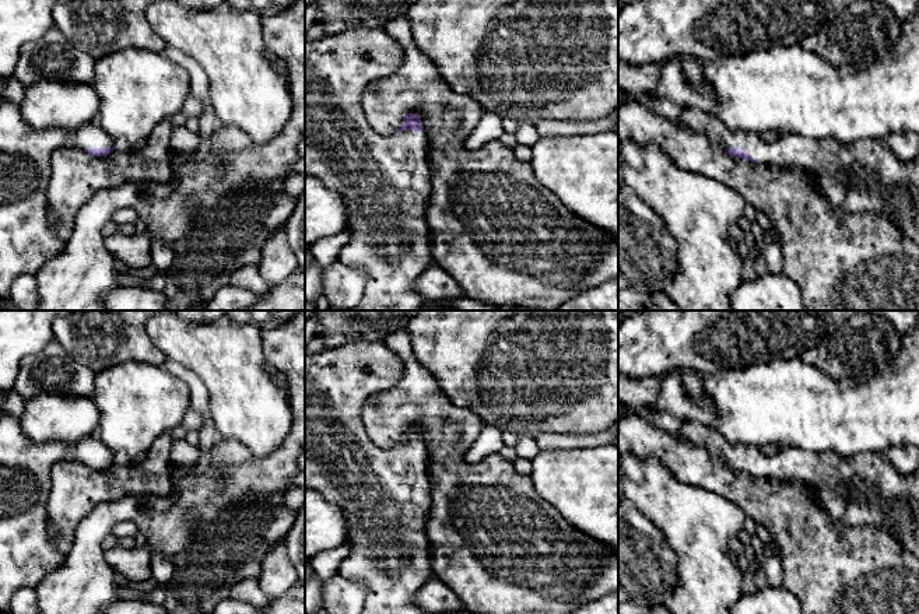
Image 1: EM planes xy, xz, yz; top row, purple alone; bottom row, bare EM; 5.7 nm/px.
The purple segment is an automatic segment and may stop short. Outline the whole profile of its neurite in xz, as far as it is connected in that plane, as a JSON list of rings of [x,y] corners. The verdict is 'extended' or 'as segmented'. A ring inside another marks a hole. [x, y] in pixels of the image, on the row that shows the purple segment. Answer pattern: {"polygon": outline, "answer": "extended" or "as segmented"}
{"polygon": [[[358,27],[318,41],[305,36],[305,178],[315,176],[341,196],[348,242],[337,259],[366,274],[359,304],[347,310],[427,310],[428,301],[413,290],[414,280],[434,263],[427,224],[431,193],[427,131],[417,113],[406,113],[396,134],[379,134],[371,127],[362,108],[365,87],[393,76],[403,63],[403,46],[383,29]]], "answer": "extended"}

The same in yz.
{"polygon": [[[683,109],[677,123],[692,131],[702,131],[720,143],[732,157],[782,168],[803,169],[820,185],[827,203],[841,213],[876,213],[887,217],[901,232],[919,245],[919,155],[902,162],[885,138],[857,140],[842,144],[834,138],[811,140],[799,134],[779,136],[769,143],[765,136],[733,133],[718,117],[698,109]]], "answer": "extended"}

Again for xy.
{"polygon": [[[0,102],[0,298],[7,298],[15,278],[36,273],[42,266],[63,249],[50,221],[48,185],[52,176],[50,157],[60,147],[83,148],[90,155],[106,157],[113,147],[112,137],[97,123],[90,122],[78,129],[34,129],[28,126],[20,112],[20,103]]], "answer": "extended"}

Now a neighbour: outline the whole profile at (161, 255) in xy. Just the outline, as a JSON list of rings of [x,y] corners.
[[[152,242],[151,245],[151,262],[158,270],[159,276],[165,276],[173,260],[172,248],[164,242]]]

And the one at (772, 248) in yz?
[[[776,229],[764,235],[764,259],[767,271],[771,274],[782,273],[782,243]]]

